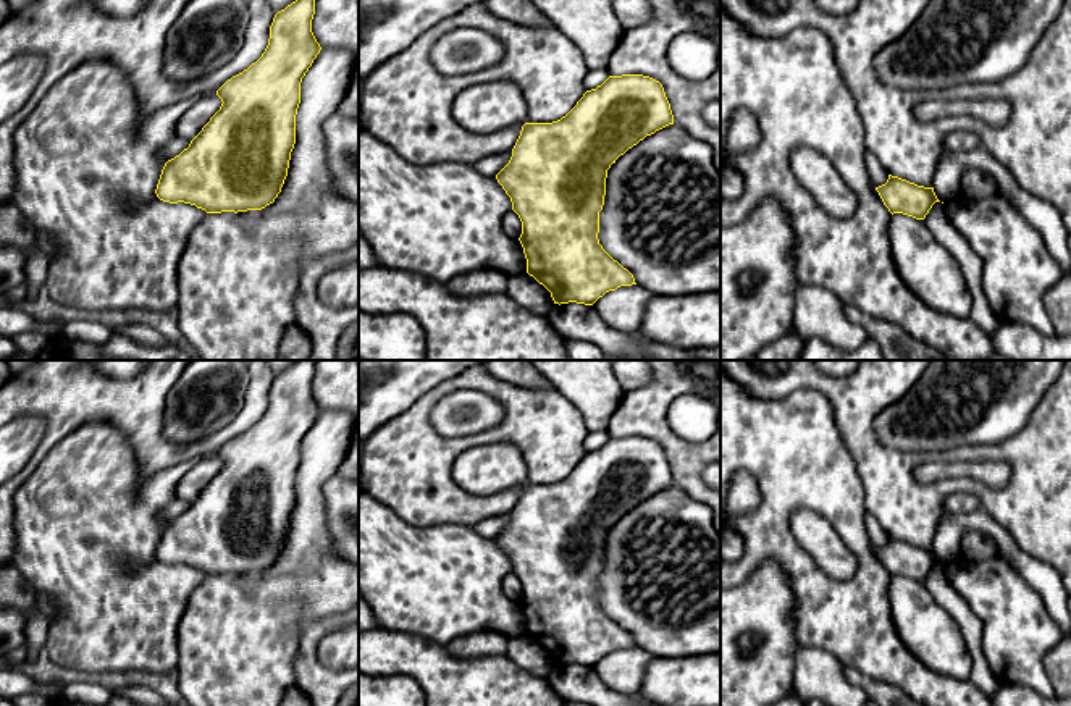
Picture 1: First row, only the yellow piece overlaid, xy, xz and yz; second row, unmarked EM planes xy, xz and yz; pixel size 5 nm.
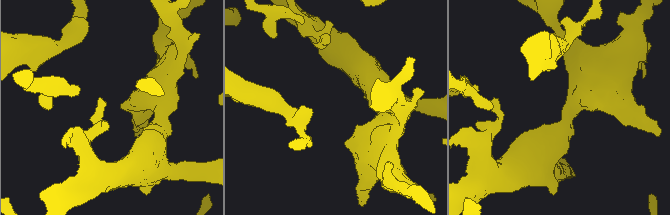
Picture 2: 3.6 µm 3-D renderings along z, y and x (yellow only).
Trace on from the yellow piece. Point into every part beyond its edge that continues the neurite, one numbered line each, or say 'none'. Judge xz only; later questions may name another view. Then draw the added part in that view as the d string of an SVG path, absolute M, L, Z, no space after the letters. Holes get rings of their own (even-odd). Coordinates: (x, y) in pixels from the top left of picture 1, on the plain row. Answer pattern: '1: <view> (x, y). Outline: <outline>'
1: xz (482, 470). Outline: M509 443L472 448L462 452L452 467L452 480L464 491L488 496L525 486L522 452Z

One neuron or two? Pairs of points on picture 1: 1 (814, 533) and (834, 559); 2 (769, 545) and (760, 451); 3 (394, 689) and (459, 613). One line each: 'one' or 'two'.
1: one
2: one
3: two

